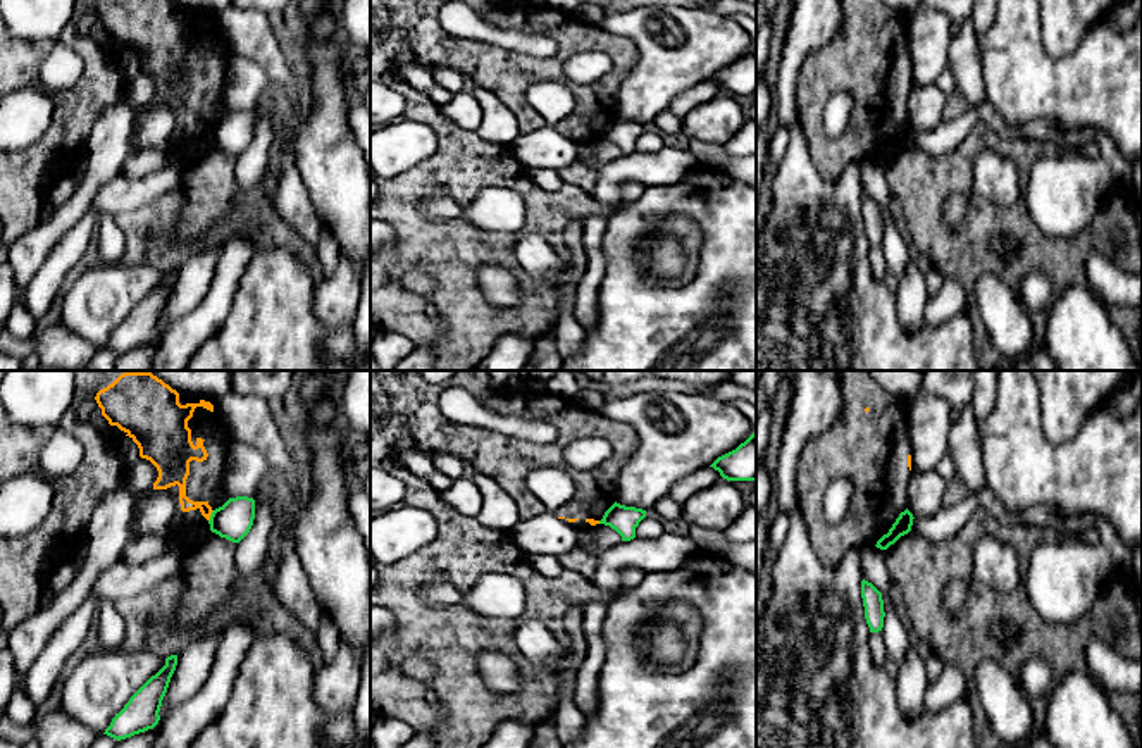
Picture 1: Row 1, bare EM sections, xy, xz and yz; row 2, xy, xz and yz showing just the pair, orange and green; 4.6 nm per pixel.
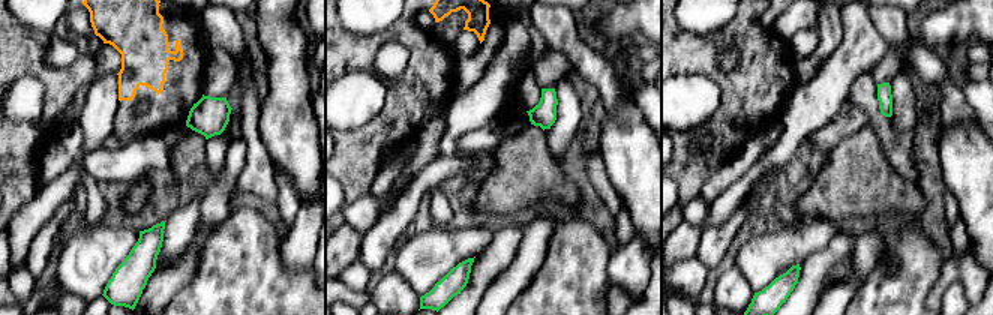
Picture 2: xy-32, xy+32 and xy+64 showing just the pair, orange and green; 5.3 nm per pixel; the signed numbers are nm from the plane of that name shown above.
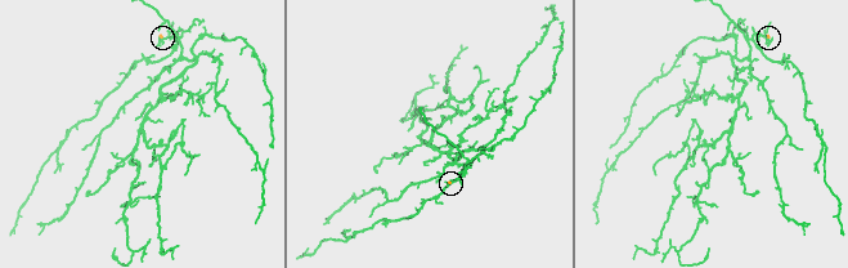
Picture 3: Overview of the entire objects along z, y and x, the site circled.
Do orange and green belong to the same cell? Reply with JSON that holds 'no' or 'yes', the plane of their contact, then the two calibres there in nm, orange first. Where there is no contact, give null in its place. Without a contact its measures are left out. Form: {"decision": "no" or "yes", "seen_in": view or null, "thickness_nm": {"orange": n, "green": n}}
{"decision": "no", "seen_in": "xy", "thickness_nm": {"orange": 110, "green": 180}}

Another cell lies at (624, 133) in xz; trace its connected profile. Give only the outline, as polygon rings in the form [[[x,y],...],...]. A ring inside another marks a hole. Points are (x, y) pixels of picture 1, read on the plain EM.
[[[615,115],[605,126],[599,138],[615,143],[622,150],[622,155],[630,155],[636,152],[636,141],[644,131],[646,131],[646,124],[636,121],[625,121]]]

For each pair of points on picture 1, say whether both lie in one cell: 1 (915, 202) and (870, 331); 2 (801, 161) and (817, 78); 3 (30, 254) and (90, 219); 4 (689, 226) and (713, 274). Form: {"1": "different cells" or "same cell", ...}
{"1": "different cells", "2": "different cells", "3": "different cells", "4": "different cells"}

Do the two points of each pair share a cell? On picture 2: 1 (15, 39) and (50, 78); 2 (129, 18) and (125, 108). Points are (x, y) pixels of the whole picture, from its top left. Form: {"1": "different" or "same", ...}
{"1": "same", "2": "same"}

